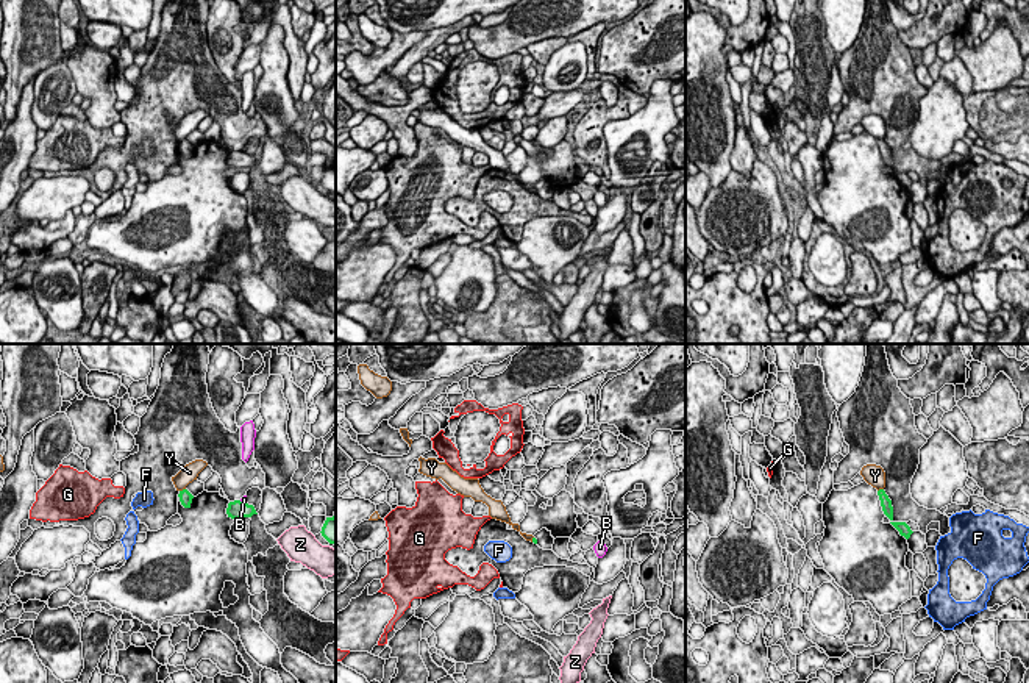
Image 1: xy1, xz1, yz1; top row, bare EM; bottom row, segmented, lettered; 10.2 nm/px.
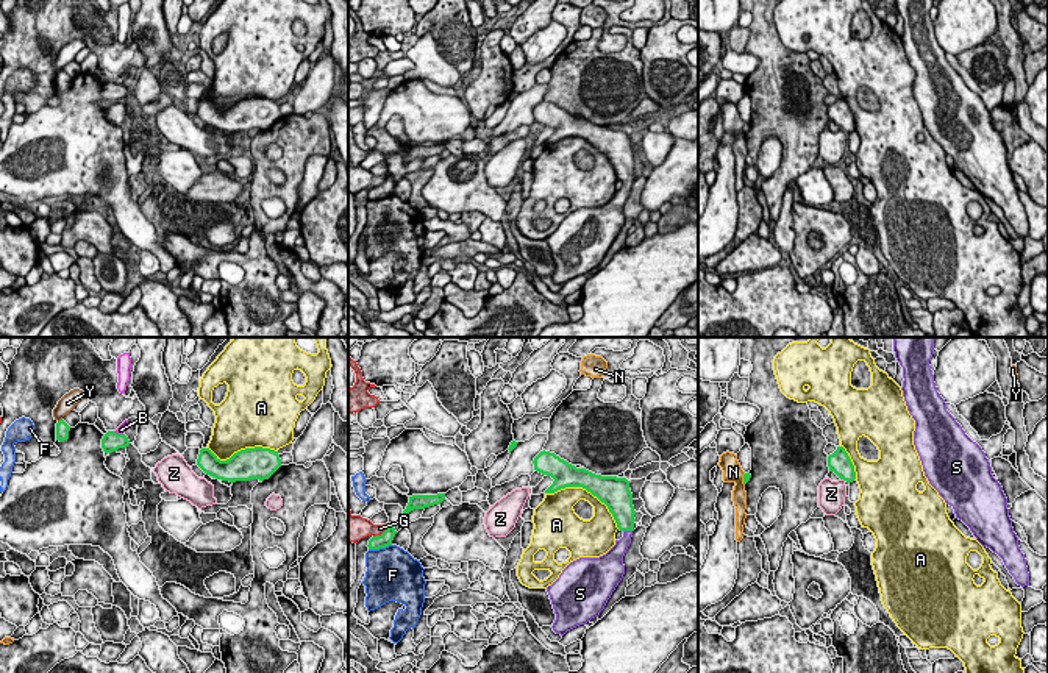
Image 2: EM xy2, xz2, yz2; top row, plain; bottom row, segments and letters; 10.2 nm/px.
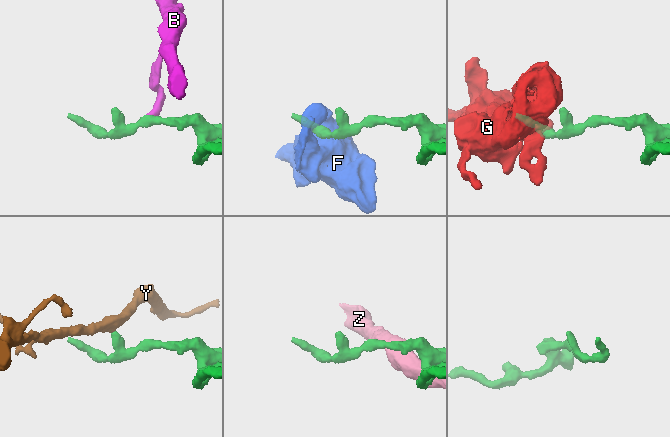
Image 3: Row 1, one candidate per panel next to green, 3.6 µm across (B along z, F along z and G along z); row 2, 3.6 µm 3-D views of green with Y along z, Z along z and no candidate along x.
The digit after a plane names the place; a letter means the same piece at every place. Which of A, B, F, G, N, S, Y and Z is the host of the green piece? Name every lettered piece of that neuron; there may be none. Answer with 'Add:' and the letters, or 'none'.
Add: S

